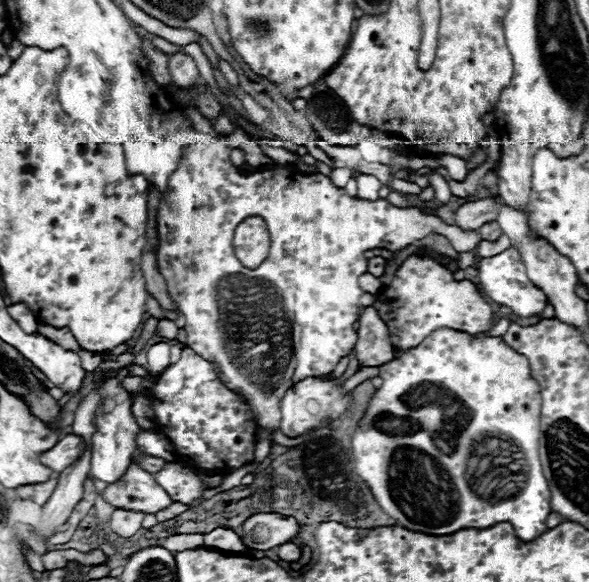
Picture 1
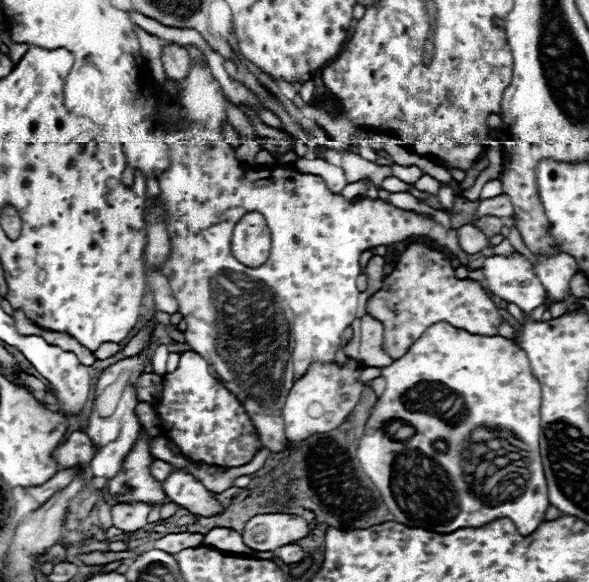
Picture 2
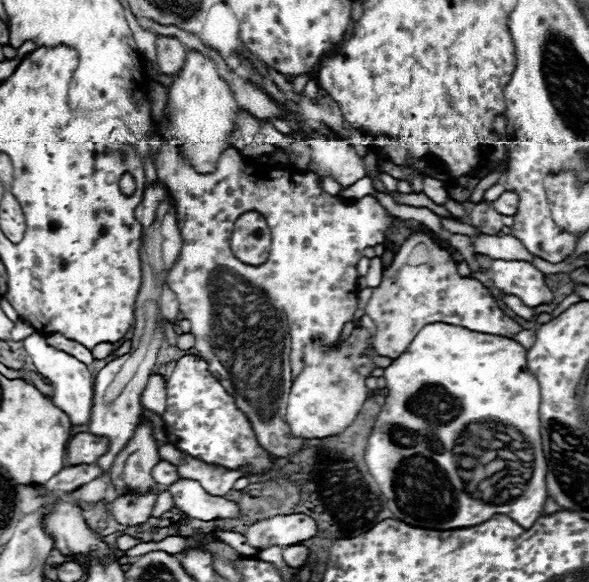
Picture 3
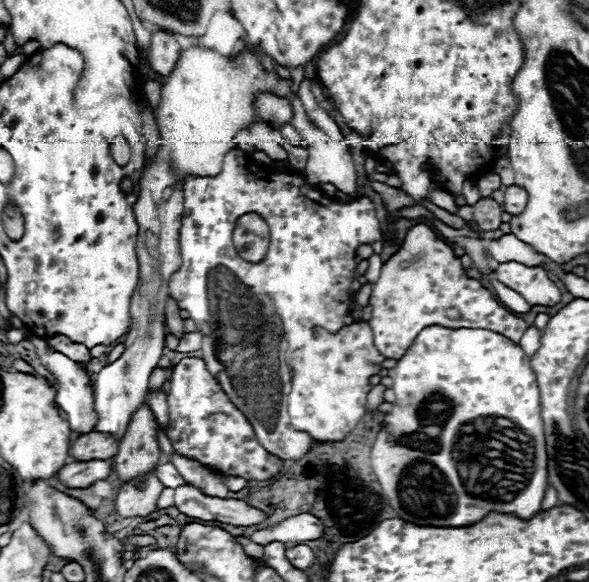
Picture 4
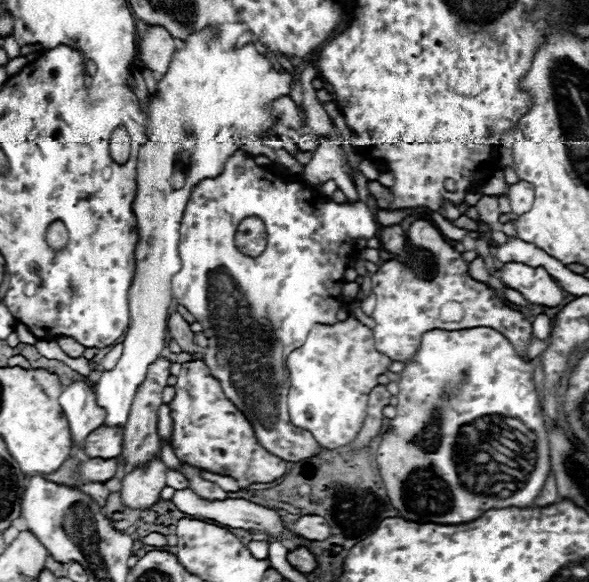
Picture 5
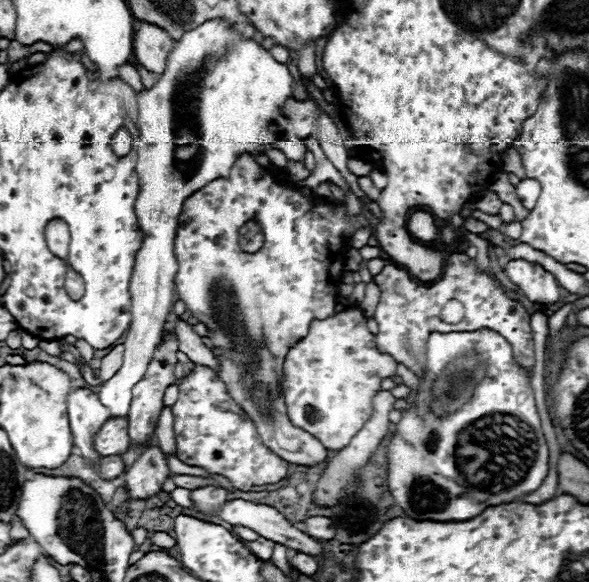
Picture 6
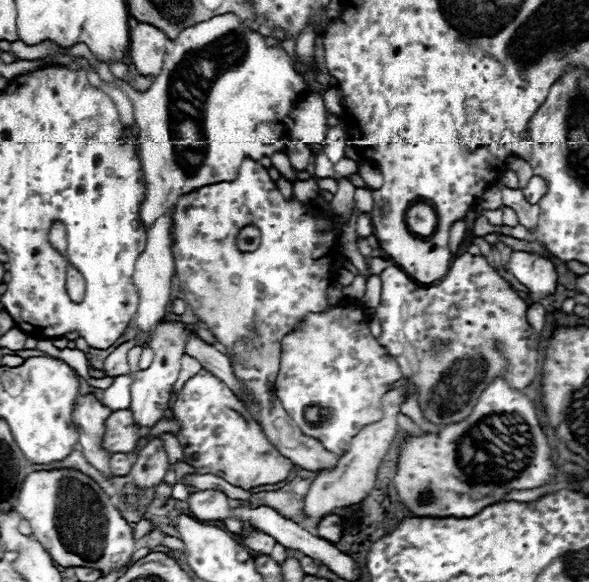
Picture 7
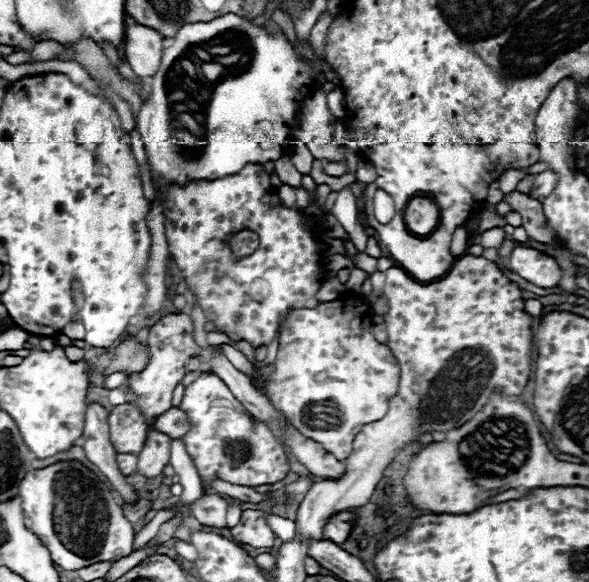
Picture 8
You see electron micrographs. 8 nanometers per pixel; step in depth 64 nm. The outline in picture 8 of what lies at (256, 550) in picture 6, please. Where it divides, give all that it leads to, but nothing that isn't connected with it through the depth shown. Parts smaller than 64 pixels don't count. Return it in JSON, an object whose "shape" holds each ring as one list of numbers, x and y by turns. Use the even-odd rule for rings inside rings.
{"shape":[[244,510,242,520,234,528,230,528,230,534,236,542,250,544,254,548,272,548,274,546,274,534,262,510]]}

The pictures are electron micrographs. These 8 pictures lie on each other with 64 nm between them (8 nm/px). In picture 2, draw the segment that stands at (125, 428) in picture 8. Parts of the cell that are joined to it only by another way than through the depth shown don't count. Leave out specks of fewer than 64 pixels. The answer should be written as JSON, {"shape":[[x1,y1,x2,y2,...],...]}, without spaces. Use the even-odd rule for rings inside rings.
{"shape":[[72,432,66,442,56,450,56,460,60,468,72,468,78,464,90,464,98,446,88,438,86,432]]}

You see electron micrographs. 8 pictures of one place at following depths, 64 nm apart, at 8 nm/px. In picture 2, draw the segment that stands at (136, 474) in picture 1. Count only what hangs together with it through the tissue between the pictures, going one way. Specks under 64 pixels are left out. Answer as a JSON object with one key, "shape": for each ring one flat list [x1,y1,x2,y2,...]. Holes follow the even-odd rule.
{"shape":[[142,430,136,444,132,446,132,450,126,454,124,462,122,462,122,470,112,478,108,480,108,492,112,494,112,500,114,502,162,502,166,498,164,490,162,490,162,484,154,480,154,476,150,474,150,464,154,462,154,456,150,452,150,440,148,440,148,434]]}

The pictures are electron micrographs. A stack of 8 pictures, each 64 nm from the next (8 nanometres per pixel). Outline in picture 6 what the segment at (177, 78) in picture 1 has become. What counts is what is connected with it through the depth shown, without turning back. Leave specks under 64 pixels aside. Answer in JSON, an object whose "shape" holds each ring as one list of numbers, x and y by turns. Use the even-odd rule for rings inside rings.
{"shape":[[142,22,134,28,134,58,148,72,162,74,166,70,166,58,172,50,174,40,166,30]]}

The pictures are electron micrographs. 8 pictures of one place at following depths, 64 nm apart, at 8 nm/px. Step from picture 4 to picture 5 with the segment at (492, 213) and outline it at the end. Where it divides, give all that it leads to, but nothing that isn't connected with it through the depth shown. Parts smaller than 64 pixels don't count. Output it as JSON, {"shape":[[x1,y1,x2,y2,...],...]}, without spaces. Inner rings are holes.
{"shape":[[482,196,478,202,476,202,476,210,480,214,480,222,486,224,486,226,492,226,498,222,500,218,500,210,498,210,498,198,496,196]]}

